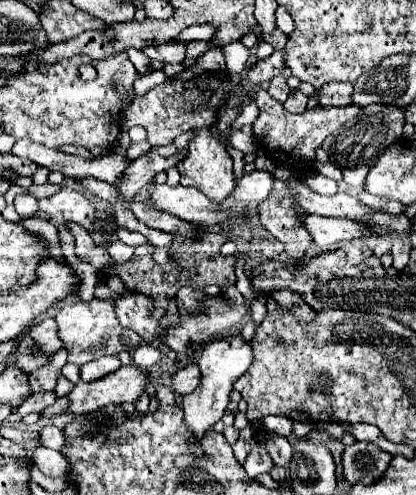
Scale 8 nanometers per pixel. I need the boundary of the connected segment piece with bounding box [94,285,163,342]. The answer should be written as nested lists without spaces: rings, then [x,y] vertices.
[[[107,285],[97,286],[94,297],[98,299],[115,299],[115,312],[123,328],[135,330],[145,342],[153,342],[159,332],[163,332],[161,320],[155,320],[151,314],[151,300],[135,292],[126,291],[123,295],[113,292]]]

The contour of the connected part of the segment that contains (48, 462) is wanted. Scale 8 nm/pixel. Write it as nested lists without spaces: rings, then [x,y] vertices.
[[[35,448],[33,450],[33,464],[51,478],[65,478],[67,476],[67,460],[61,452],[49,448]]]

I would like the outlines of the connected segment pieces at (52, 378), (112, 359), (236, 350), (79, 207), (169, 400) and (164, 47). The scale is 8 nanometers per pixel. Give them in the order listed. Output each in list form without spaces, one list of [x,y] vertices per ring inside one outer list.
[[[61,348],[49,366],[39,368],[35,372],[31,372],[31,386],[29,386],[29,394],[37,394],[37,392],[53,392],[55,384],[57,384],[57,374],[61,372],[61,368],[65,366],[67,360],[67,352],[65,348]]]
[[[101,356],[99,360],[93,360],[93,362],[87,362],[81,366],[81,380],[93,382],[93,380],[99,380],[99,378],[115,372],[117,368],[121,368],[121,362],[117,356]]]
[[[237,334],[237,336],[227,336],[227,338],[217,338],[207,342],[197,358],[199,358],[203,380],[197,390],[183,396],[183,410],[185,410],[187,426],[195,432],[195,436],[203,436],[207,428],[211,428],[215,422],[223,418],[229,404],[229,392],[233,390],[235,380],[239,380],[251,366],[253,350],[251,344],[241,334]]]
[[[61,188],[57,194],[41,200],[41,210],[51,218],[51,222],[55,226],[63,226],[67,220],[73,220],[73,222],[77,222],[77,224],[81,224],[81,226],[85,226],[89,230],[89,224],[93,224],[89,220],[89,200],[83,194],[79,194],[77,190],[73,190],[73,188]]]
[[[159,384],[155,394],[157,394],[157,398],[159,398],[159,402],[161,402],[161,404],[175,404],[175,402],[177,402],[177,398],[175,398],[175,392],[173,392],[169,386],[163,386],[163,384]]]
[[[161,44],[155,48],[143,48],[143,52],[151,58],[151,60],[159,60],[159,62],[183,62],[185,60],[185,44]]]

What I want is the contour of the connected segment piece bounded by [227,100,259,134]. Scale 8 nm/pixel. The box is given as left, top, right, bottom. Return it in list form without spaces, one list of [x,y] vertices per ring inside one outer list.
[[[247,100],[247,102],[243,104],[243,108],[241,108],[241,114],[239,114],[237,120],[233,122],[233,128],[231,128],[227,134],[231,134],[233,130],[239,130],[239,128],[245,126],[245,124],[253,124],[253,122],[257,120],[257,116],[259,116],[259,108],[257,108],[257,104],[255,104],[253,100]]]

